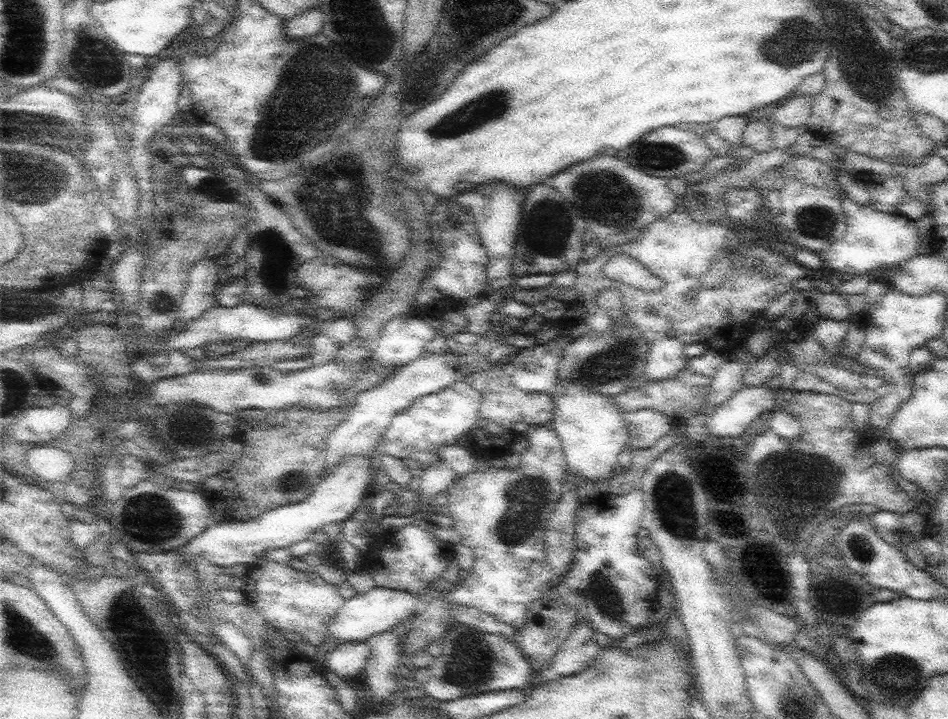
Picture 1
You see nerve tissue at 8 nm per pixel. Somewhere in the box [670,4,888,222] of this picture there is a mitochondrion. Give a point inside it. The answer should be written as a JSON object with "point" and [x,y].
{"point":[786,46]}

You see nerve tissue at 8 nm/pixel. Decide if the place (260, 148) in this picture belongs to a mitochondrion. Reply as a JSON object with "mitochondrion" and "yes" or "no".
{"mitochondrion":"yes"}

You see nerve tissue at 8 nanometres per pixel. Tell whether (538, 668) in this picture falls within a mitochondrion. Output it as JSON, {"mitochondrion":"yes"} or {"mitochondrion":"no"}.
{"mitochondrion":"no"}

